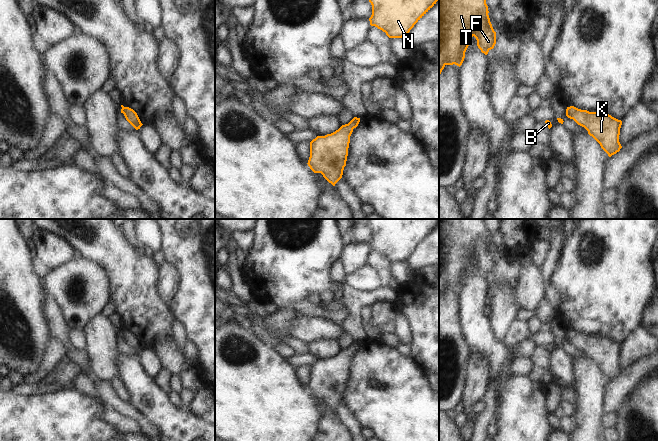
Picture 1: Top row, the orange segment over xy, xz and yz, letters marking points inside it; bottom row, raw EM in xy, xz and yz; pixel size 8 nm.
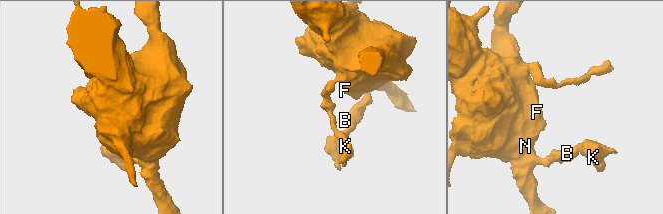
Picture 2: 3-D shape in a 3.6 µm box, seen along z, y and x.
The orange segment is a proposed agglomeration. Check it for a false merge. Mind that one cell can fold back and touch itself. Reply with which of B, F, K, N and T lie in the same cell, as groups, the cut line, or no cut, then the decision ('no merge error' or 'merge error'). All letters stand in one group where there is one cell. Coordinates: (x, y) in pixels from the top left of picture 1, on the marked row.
B F K N T | no cut | no merge error

